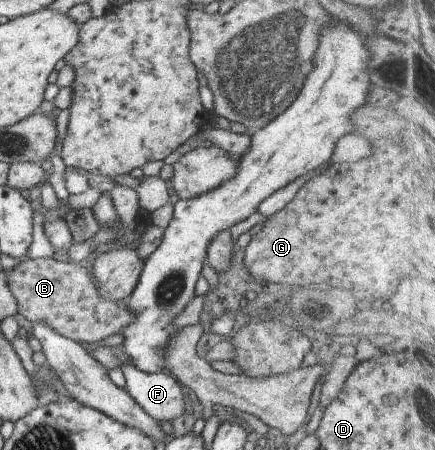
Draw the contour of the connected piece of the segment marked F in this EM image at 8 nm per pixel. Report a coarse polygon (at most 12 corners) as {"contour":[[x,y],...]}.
{"contour":[[120,370],[125,393],[147,416],[171,423],[183,413],[171,375]]}

